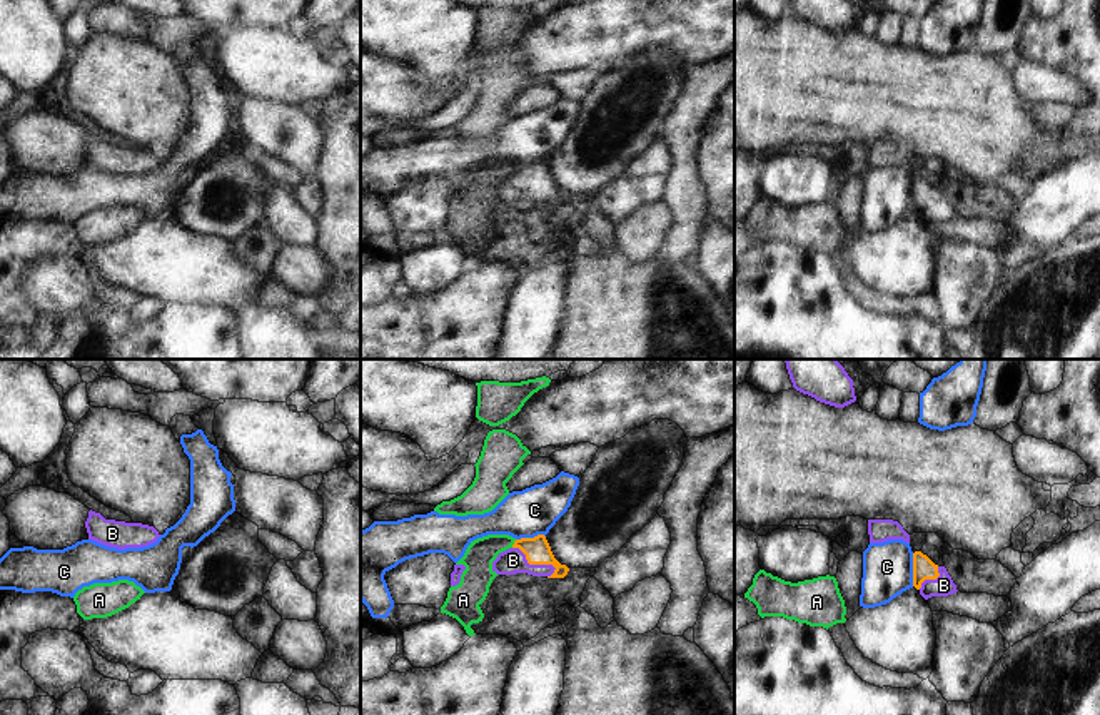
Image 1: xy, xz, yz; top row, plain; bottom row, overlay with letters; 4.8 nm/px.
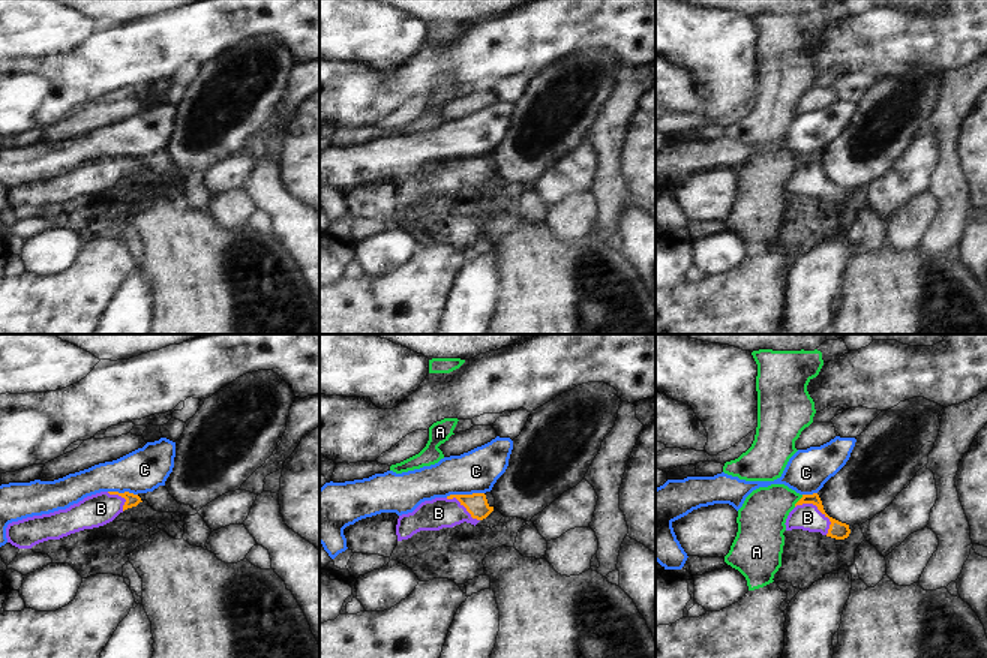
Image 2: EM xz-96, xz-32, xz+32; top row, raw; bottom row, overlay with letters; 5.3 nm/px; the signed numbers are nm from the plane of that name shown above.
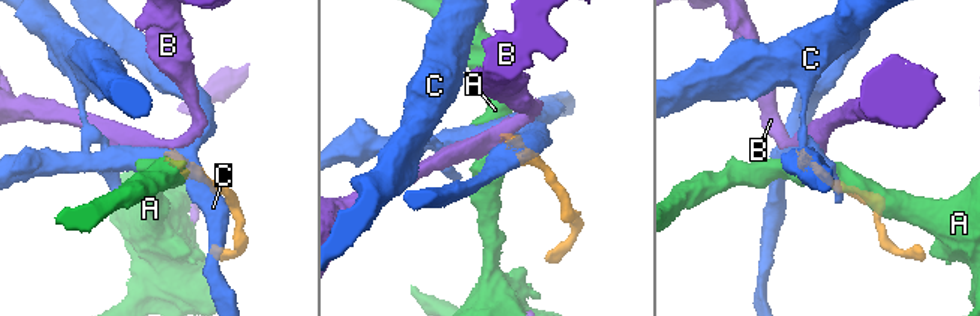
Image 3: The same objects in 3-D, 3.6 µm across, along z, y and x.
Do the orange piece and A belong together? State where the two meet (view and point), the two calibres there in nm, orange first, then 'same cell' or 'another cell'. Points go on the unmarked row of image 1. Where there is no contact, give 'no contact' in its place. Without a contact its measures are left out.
contact xz (514, 169); calibres 130 and 150 nm; another cell

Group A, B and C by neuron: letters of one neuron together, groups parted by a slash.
A / B / C

